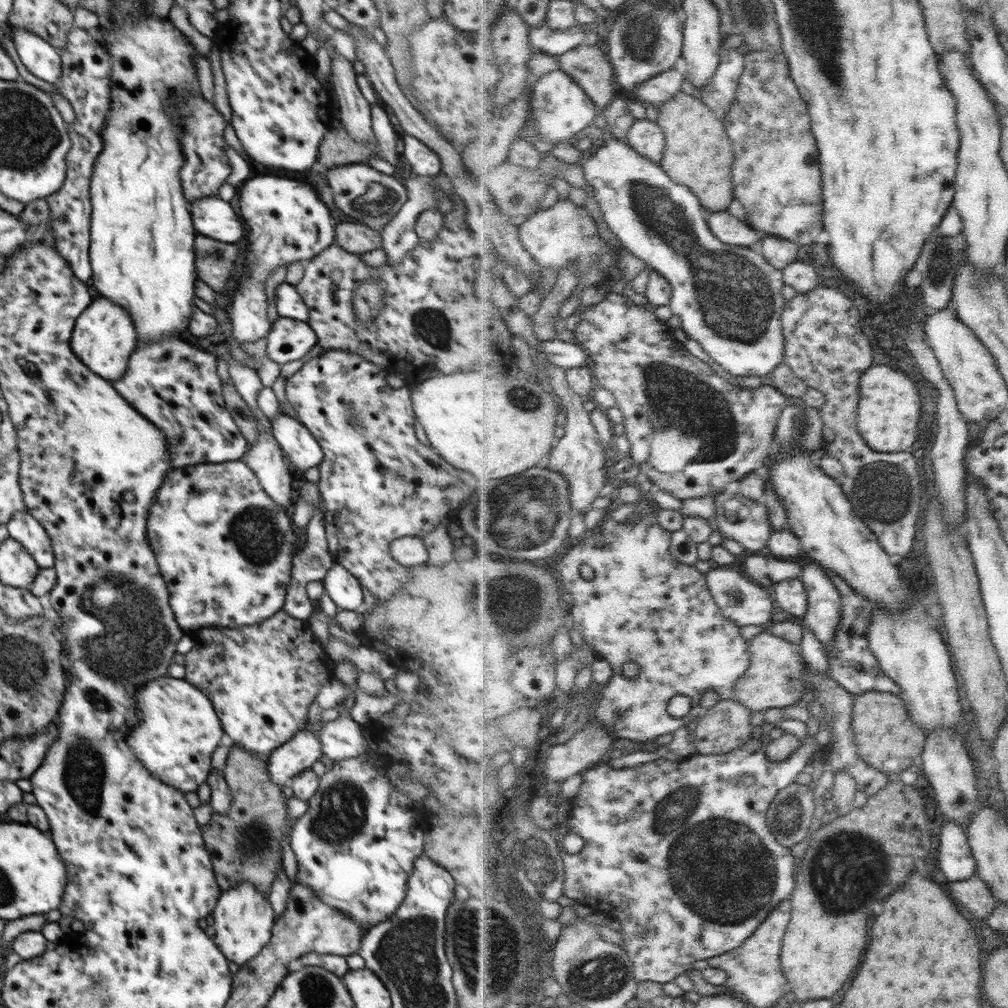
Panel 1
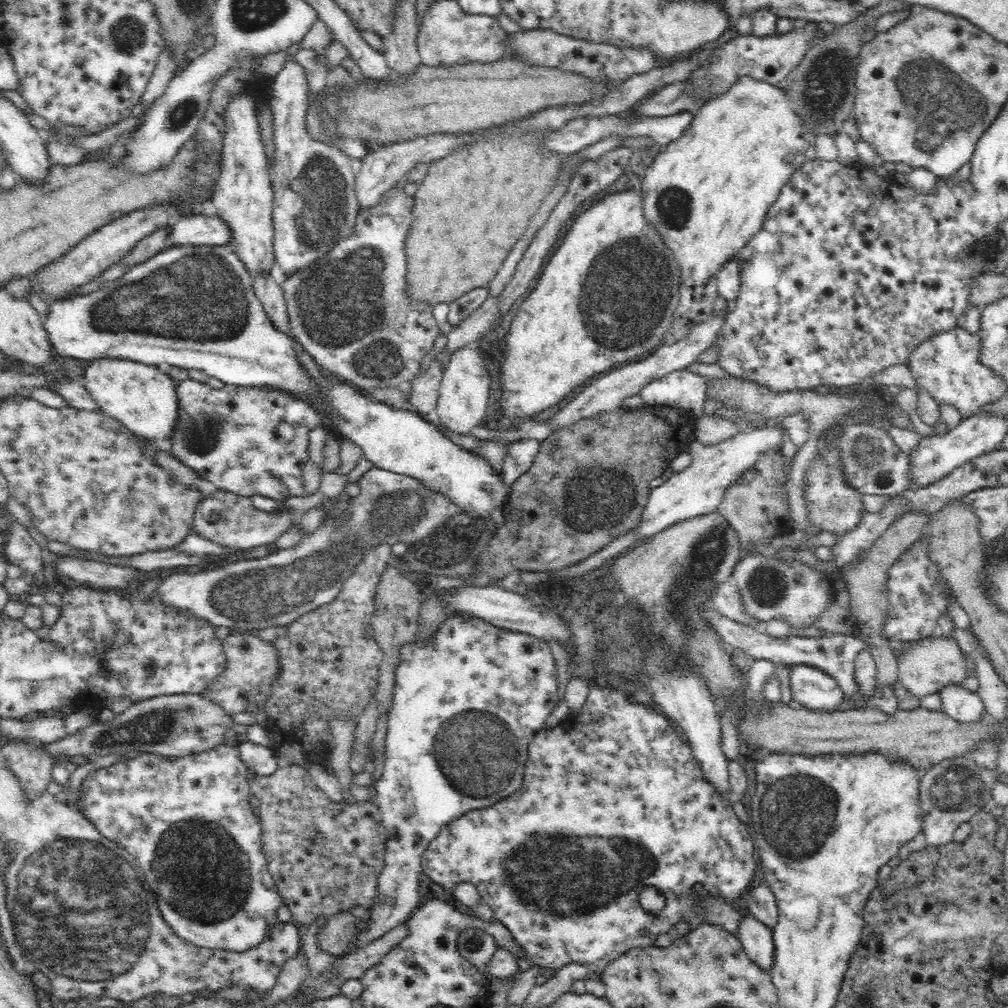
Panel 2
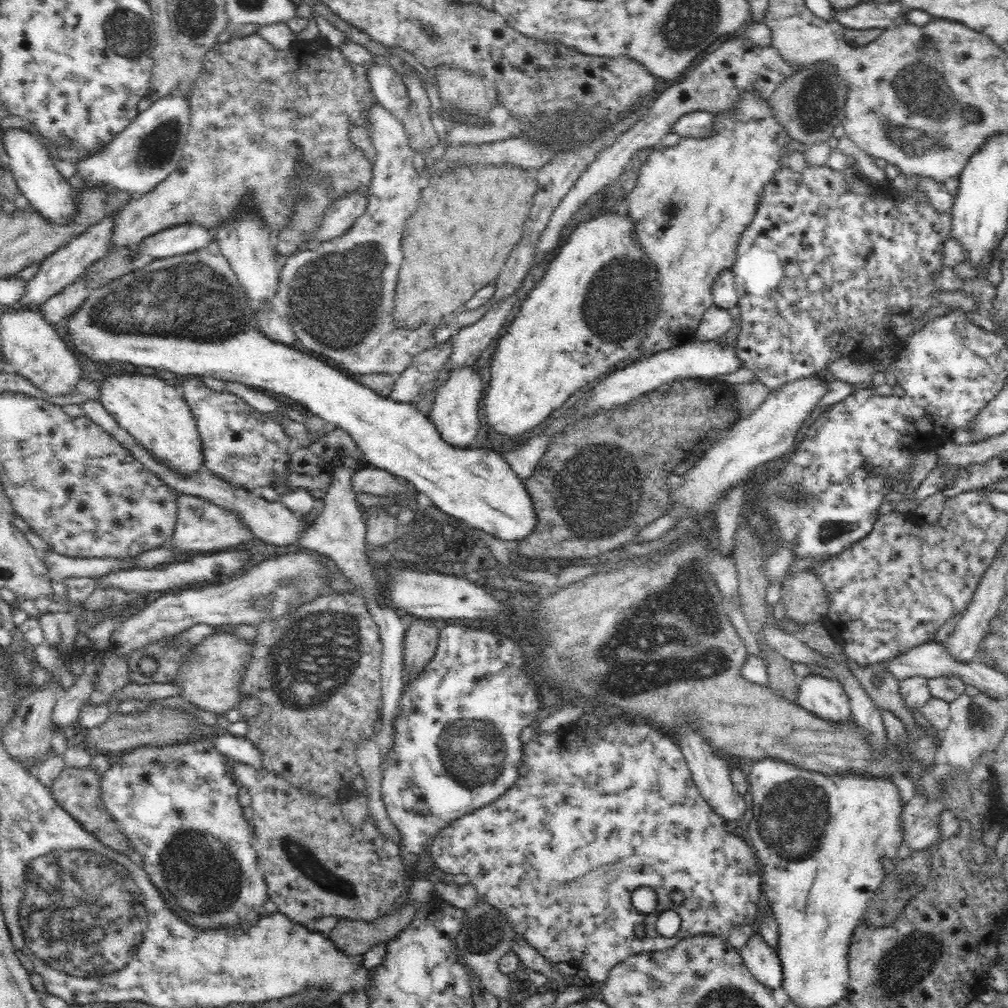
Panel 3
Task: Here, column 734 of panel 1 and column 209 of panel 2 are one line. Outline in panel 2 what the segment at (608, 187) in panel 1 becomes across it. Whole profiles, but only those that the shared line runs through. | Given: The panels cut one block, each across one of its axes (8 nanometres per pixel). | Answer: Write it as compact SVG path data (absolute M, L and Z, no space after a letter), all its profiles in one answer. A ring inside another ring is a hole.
M174 244L166 247L158 254L152 255L144 263L136 264L130 267L130 270L119 280L106 282L102 289L96 292L90 292L86 296L74 295L66 300L60 300L51 303L47 315L42 316L42 324L46 332L47 343L50 346L50 352L53 356L69 356L76 360L82 358L84 360L92 360L92 358L100 358L100 356L115 356L116 358L129 358L146 364L156 364L161 366L164 363L183 366L184 368L197 368L208 372L210 376L216 376L218 380L222 380L224 384L236 384L238 386L274 386L282 390L290 392L298 392L305 396L308 393L308 381L304 377L304 373L298 367L296 361L296 353L294 353L293 340L288 337L285 332L278 330L276 324L267 314L262 302L258 299L253 286L252 272L246 267L246 263L242 261L236 252L233 244L228 246L218 245L194 245L194 244ZM202 308L202 320L208 326L202 326L202 332L208 336L204 340L200 340L200 310Z

